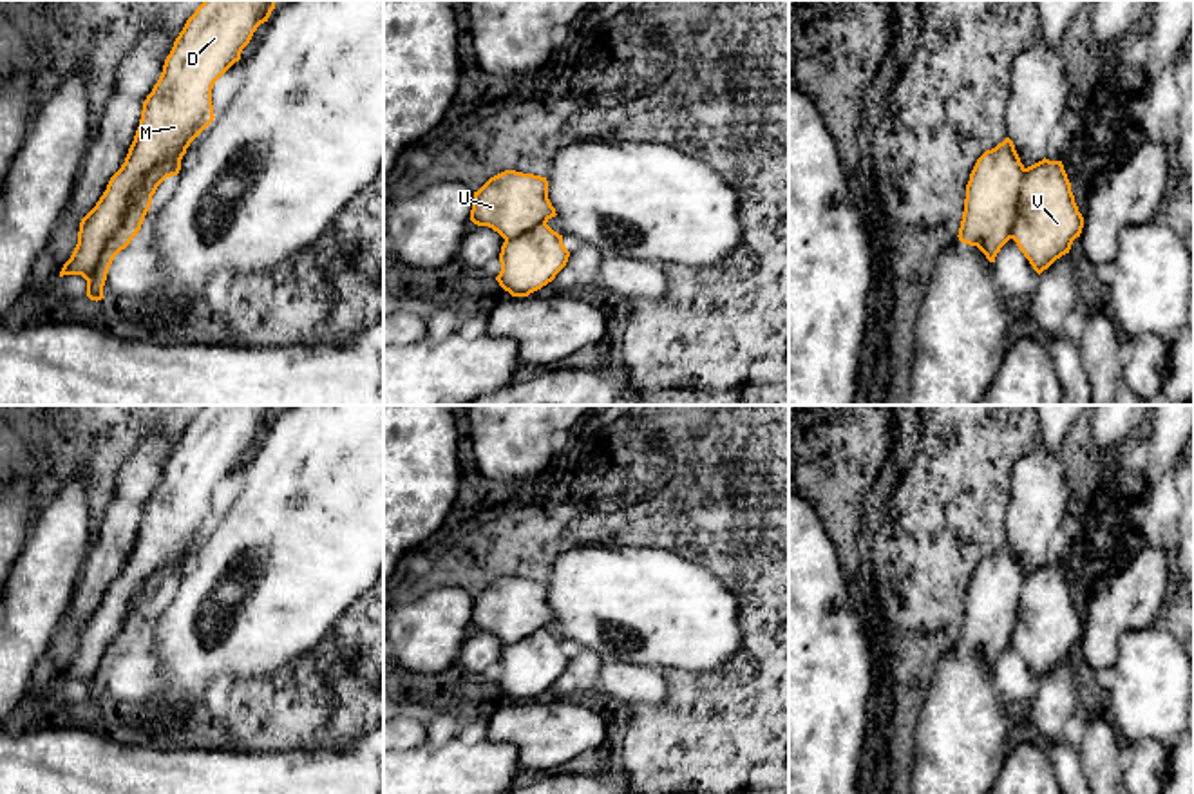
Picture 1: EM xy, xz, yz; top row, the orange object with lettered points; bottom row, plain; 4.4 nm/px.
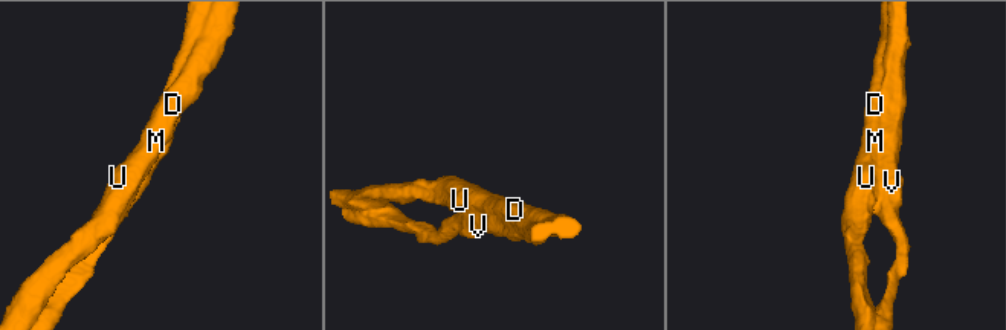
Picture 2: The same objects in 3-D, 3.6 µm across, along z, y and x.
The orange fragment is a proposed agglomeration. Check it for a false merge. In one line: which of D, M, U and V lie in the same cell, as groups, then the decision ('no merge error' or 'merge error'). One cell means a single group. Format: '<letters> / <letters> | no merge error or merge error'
D M U / V | merge error

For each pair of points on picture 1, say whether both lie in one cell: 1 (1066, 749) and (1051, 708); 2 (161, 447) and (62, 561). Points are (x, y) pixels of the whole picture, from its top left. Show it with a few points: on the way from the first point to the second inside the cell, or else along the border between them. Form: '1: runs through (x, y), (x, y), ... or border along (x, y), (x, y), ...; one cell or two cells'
1: runs through (1061, 738), (1055, 718); one cell
2: border along (91, 547), (75, 586); two cells

